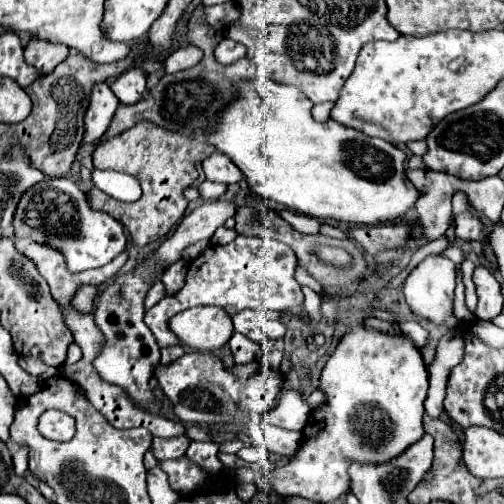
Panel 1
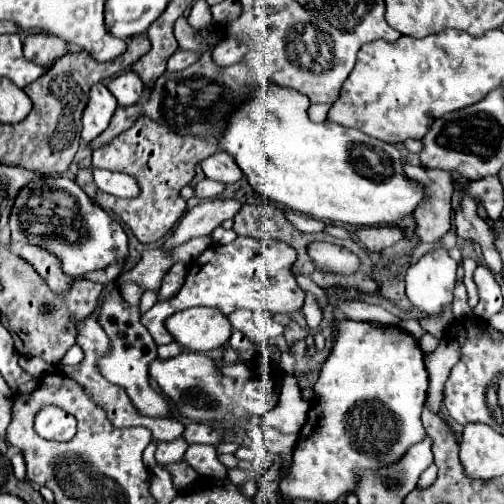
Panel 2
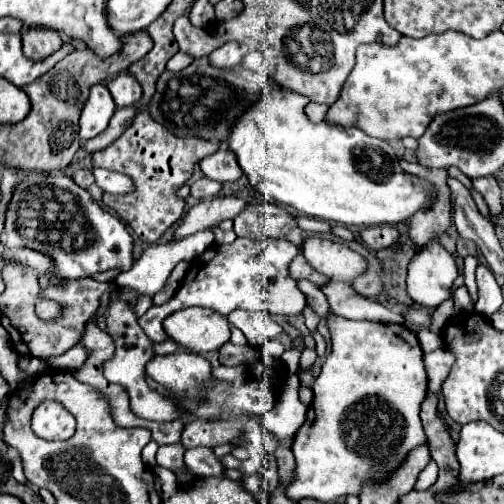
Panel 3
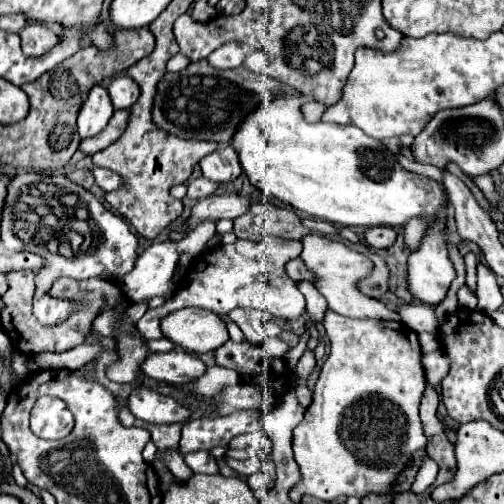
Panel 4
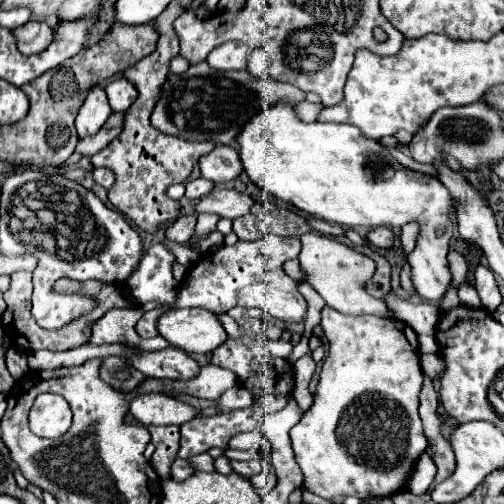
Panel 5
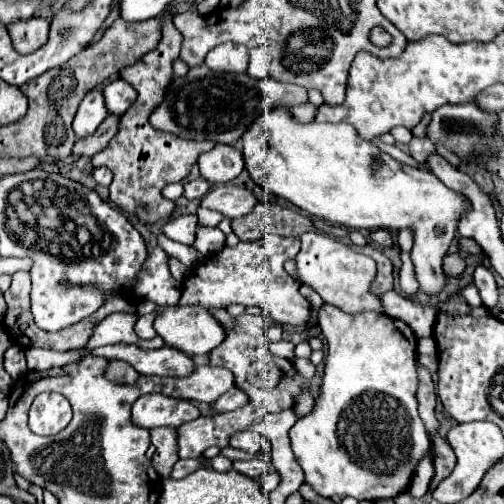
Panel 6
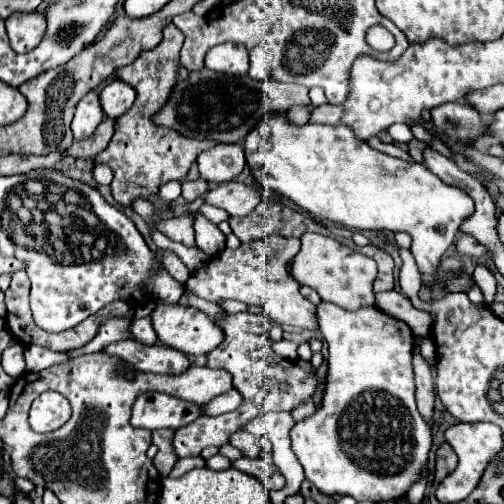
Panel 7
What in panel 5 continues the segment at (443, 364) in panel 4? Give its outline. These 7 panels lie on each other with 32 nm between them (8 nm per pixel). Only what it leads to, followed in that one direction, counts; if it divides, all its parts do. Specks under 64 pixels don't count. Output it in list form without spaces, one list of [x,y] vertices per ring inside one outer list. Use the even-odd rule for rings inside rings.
[[[428,354],[428,356],[424,356],[422,370],[424,370],[432,380],[436,380],[436,378],[442,374],[442,368],[444,368],[444,362],[442,362],[440,354]]]

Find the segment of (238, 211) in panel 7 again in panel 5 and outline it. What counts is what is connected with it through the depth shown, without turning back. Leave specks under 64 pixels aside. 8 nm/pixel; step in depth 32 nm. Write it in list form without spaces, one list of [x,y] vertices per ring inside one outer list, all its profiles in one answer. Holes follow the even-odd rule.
[[[214,188],[196,204],[196,212],[212,212],[234,220],[248,214],[254,202],[256,200],[250,194],[236,188]]]

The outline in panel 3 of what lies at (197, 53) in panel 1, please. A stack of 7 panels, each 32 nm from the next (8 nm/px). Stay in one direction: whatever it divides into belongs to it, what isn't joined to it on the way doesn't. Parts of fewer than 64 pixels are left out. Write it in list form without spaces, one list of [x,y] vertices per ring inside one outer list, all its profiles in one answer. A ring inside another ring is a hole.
[[[178,52],[178,54],[174,54],[174,56],[168,60],[168,70],[170,70],[170,72],[180,72],[180,70],[184,70],[190,62],[192,62],[192,56],[188,56],[188,54],[184,54],[184,52]]]

